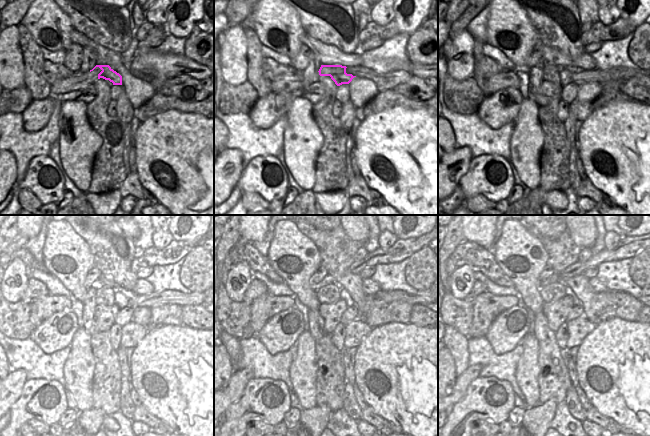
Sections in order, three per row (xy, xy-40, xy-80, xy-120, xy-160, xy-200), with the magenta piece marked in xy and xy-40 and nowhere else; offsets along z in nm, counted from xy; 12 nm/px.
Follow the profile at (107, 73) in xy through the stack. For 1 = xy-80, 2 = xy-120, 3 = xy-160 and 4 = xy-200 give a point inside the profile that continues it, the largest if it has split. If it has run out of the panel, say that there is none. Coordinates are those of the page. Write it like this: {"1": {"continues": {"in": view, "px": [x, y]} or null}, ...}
{"1": {"continues": {"in": "xy-80", "px": [619, 74]}}, "2": {"continues": {"in": "xy-120", "px": [144, 301]}}, "3": {"continues": {"in": "xy-160", "px": [381, 297]}}, "4": {"continues": {"in": "xy-200", "px": [641, 299]}}}

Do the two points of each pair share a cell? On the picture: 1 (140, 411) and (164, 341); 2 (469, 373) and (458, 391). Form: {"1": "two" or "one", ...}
{"1": "two", "2": "one"}

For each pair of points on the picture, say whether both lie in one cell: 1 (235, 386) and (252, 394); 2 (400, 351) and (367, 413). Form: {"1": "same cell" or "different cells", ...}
{"1": "different cells", "2": "different cells"}

